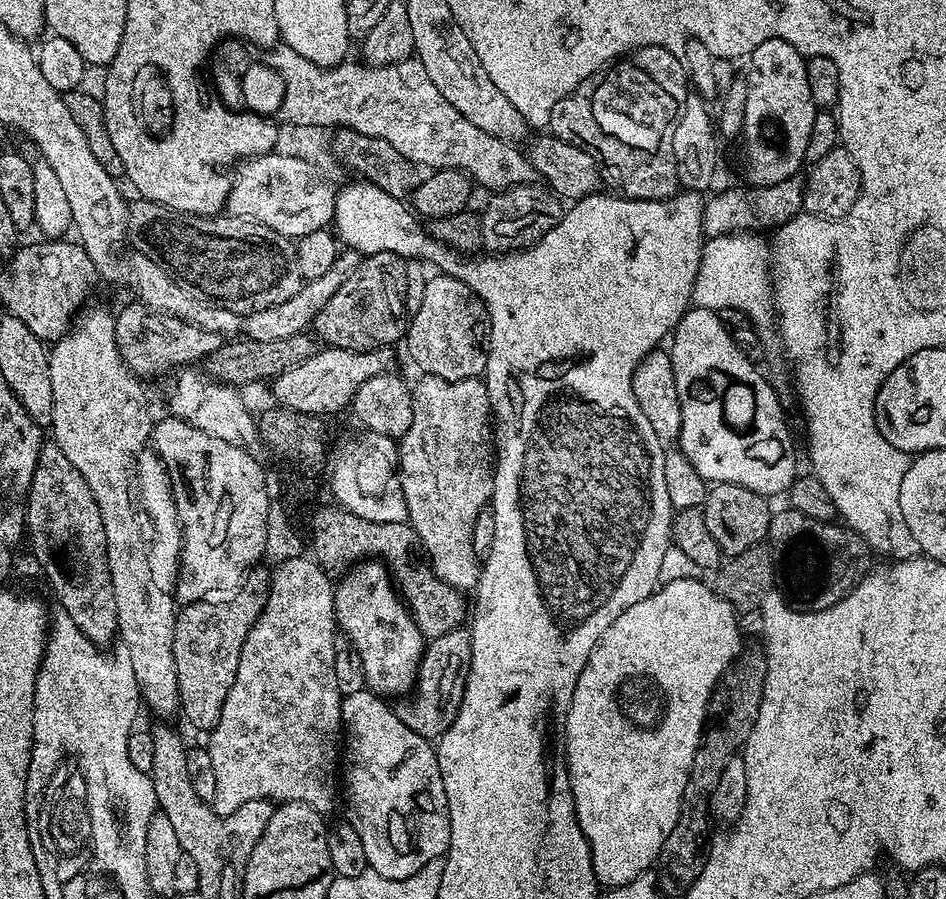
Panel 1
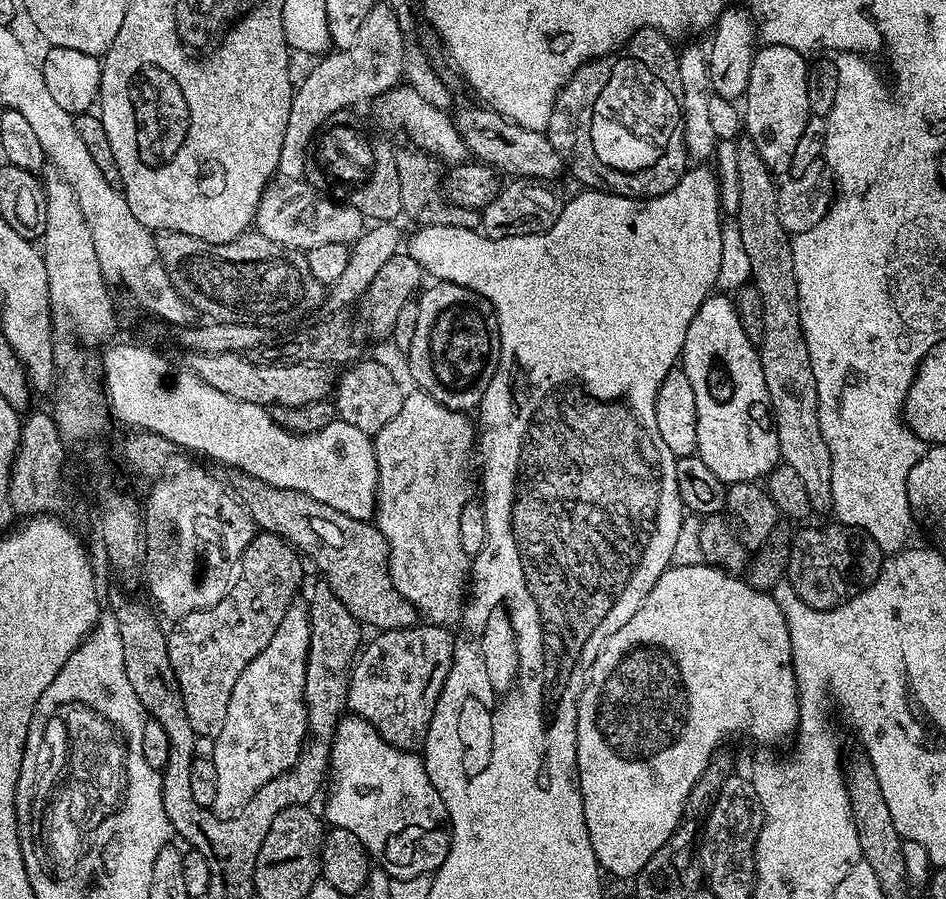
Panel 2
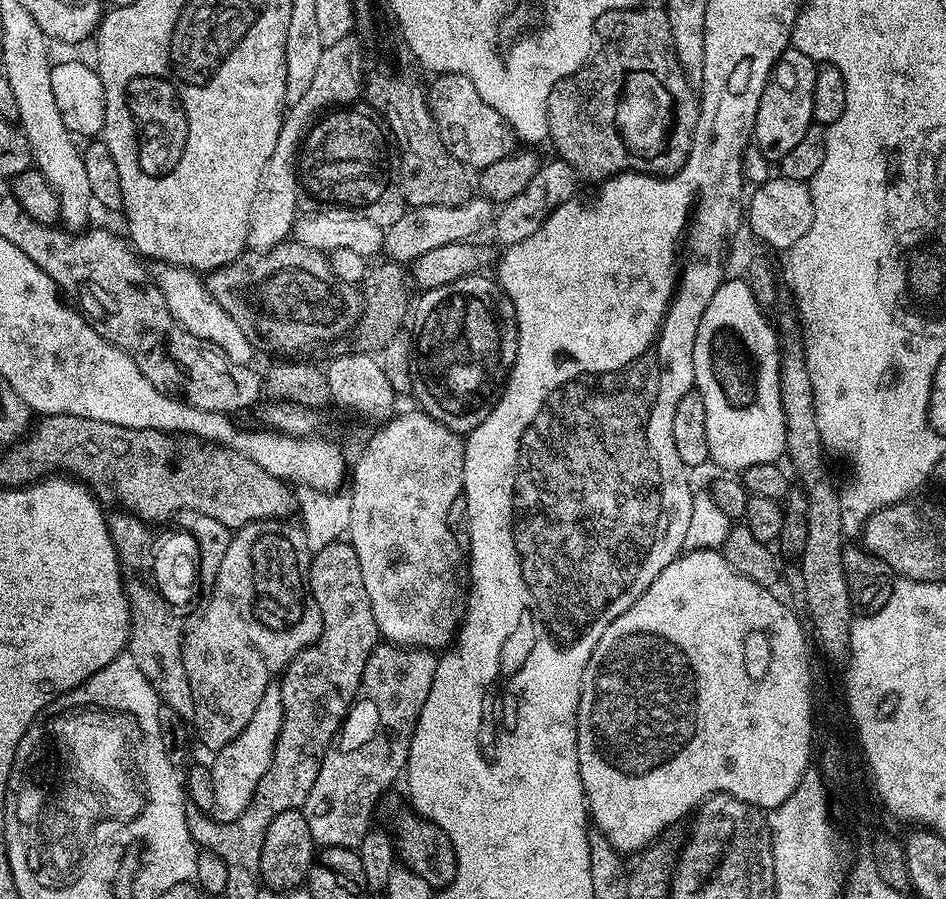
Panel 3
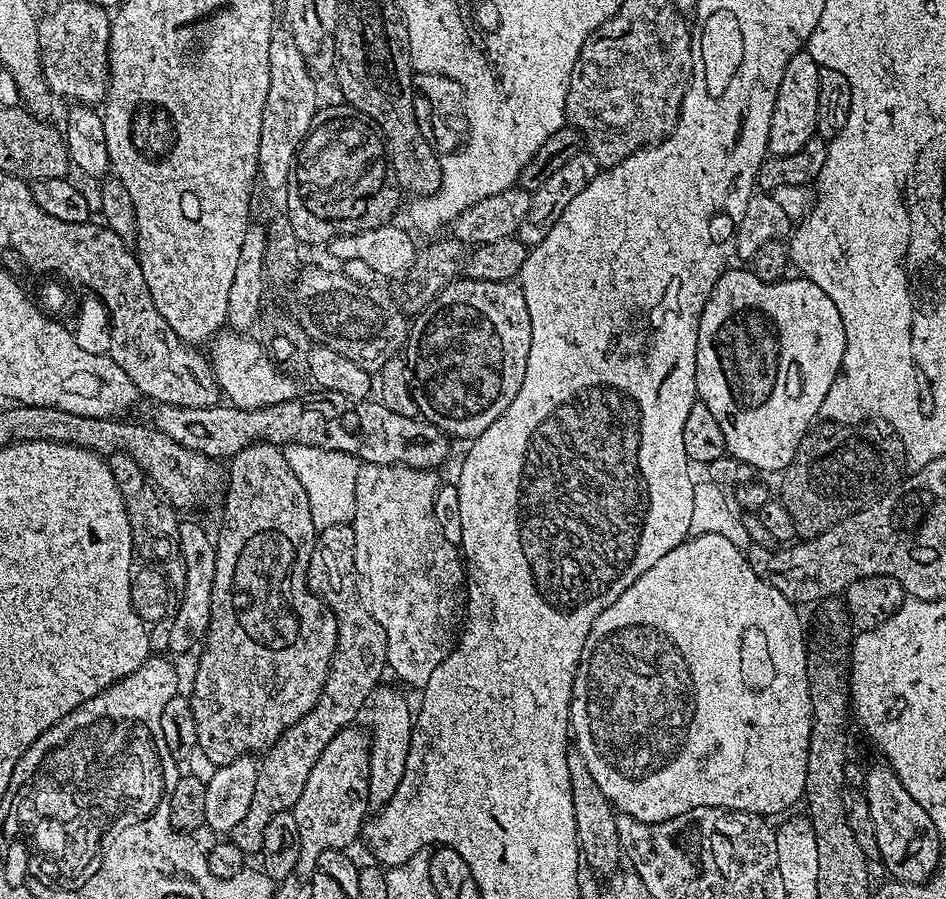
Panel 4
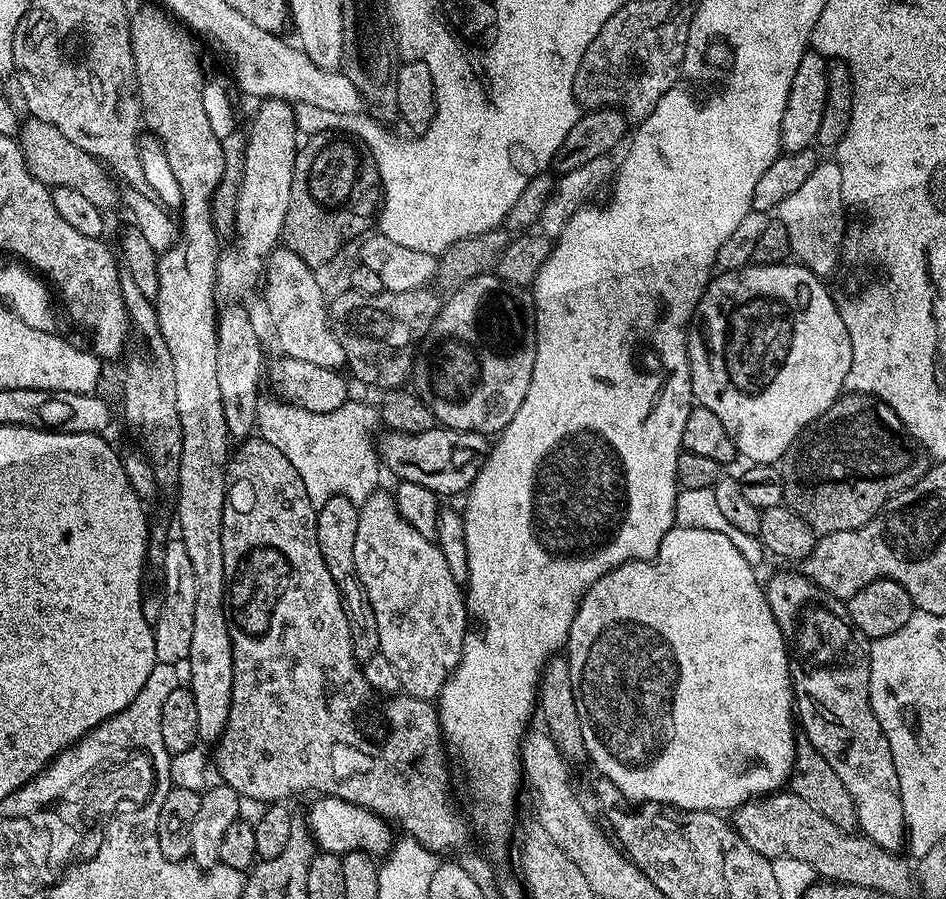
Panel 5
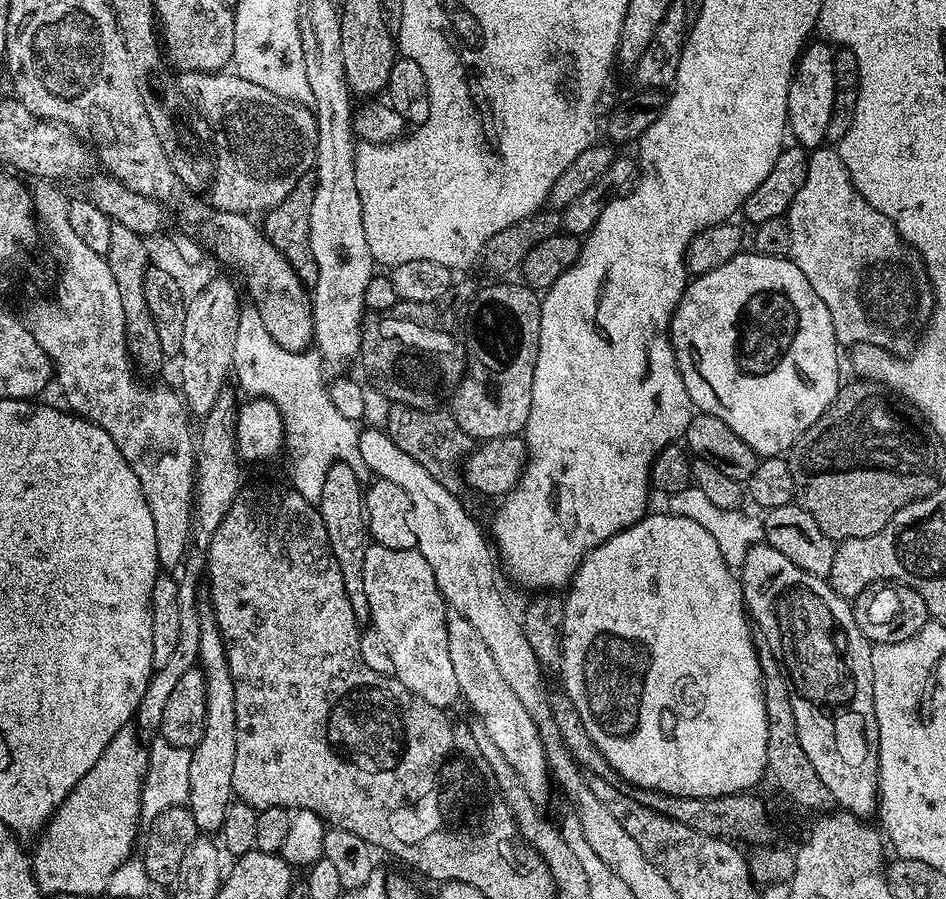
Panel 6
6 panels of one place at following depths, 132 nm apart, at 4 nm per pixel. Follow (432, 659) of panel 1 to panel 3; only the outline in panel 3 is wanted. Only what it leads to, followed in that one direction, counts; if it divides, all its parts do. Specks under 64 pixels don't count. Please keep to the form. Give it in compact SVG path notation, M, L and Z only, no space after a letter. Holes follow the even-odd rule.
M387 642L377 643L370 658L366 658L366 670L362 670L362 682L348 710L348 717L340 726L338 739L322 758L318 778L314 778L314 786L302 809L306 826L310 826L312 831L312 840L320 848L359 849L362 838L373 827L372 807L376 804L376 796L382 795L399 776L401 779L405 775L416 723L422 714L422 706L426 706L430 686L434 686L437 659L435 651L401 648Z

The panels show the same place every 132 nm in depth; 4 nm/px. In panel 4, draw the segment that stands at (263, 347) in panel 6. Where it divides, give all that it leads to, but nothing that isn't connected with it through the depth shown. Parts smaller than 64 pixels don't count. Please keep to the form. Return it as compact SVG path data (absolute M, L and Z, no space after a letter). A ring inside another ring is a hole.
M309 444L287 445L284 448L284 457L286 462L290 462L290 470L298 474L298 482L302 482L302 490L306 490L306 498L310 498L310 514L314 518L314 526L317 530L351 521L361 461L354 459L350 454L322 450L318 446Z

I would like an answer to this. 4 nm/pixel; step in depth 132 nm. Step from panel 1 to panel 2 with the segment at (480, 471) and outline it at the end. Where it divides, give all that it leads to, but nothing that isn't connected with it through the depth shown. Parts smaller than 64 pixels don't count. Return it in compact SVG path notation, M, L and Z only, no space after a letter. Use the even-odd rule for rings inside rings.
M412 390L412 392L409 391L407 395L405 395L404 401L402 402L402 410L398 410L398 414L394 414L394 418L390 418L390 422L386 422L386 426L382 426L382 430L375 433L374 447L376 450L376 483L378 485L378 491L376 493L376 506L374 509L374 523L376 527L379 528L382 535L384 535L384 537L386 538L386 542L388 543L388 575L392 578L392 586L396 589L396 593L399 594L401 598L408 601L408 603L416 609L417 613L419 613L419 615L423 617L423 619L427 621L427 623L442 624L445 626L455 625L457 621L461 619L464 610L464 606L466 603L466 581L469 579L470 576L470 557L468 557L467 554L465 554L462 550L462 537L458 534L458 521L459 515L462 514L462 506L466 506L466 502L473 499L474 496L474 492L472 492L472 456L474 460L474 453L477 451L478 448L477 425L474 423L473 417L471 415L458 412L454 408L447 408L445 404L438 403L436 399L434 399L430 394L426 392Z

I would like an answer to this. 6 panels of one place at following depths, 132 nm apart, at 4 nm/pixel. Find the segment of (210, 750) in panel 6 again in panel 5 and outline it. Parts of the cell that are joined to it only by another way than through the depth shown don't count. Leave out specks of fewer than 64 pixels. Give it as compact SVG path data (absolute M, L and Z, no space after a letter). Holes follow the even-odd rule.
M158 6L133 11L130 16L133 62L136 67L136 89L139 92L143 123L160 139L168 168L180 183L180 216L178 212L178 239L159 257L158 294L155 298L158 326L166 338L166 350L174 362L174 390L178 394L178 418L182 426L182 458L178 466L176 495L176 524L180 527L178 538L186 546L194 578L194 630L190 641L190 654L186 661L186 684L194 694L198 709L199 743L215 745L226 730L232 709L234 690L234 654L228 629L228 609L224 603L226 574L222 562L222 514L228 485L230 437L226 414L222 414L222 393L218 390L218 297L216 295L216 258L222 251L221 241L212 224L212 195L223 174L222 146L215 137L204 109L204 72L200 69L200 52L196 49L197 37L181 26L167 11Z

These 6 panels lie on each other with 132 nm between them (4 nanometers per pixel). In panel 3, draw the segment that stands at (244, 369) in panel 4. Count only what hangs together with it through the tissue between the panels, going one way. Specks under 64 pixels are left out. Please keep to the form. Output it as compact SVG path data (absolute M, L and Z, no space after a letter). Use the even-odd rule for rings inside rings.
M157 263L155 268L154 279L158 290L162 290L162 298L166 298L170 314L174 314L174 318L182 327L190 330L190 334L219 348L233 364L253 363L254 349L251 342L246 338L246 334L242 334L238 322L234 322L234 318L230 318L230 314L226 314L226 310L218 306L218 302L210 294L207 283L197 273L188 268L178 268L175 264Z

